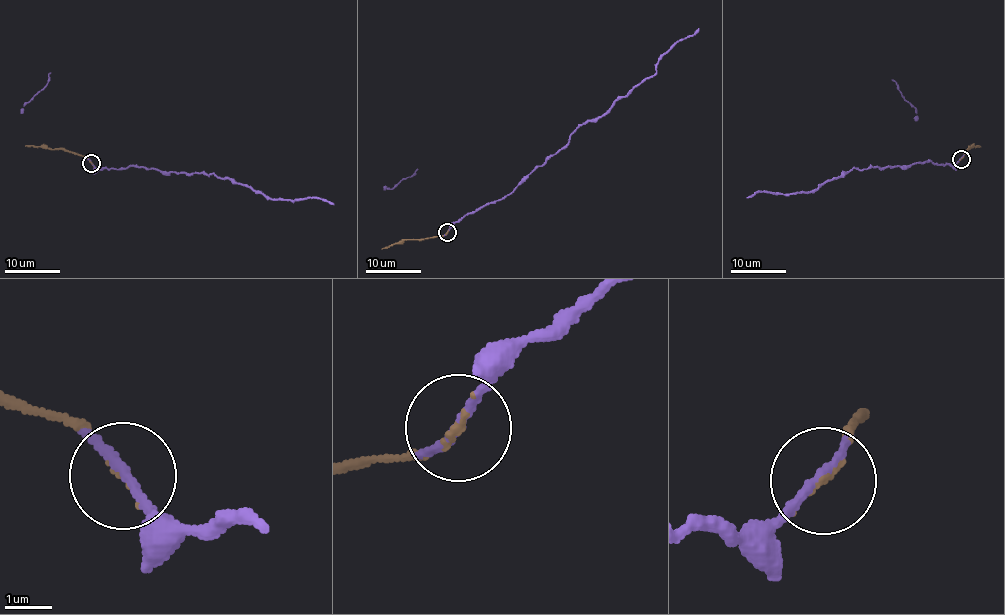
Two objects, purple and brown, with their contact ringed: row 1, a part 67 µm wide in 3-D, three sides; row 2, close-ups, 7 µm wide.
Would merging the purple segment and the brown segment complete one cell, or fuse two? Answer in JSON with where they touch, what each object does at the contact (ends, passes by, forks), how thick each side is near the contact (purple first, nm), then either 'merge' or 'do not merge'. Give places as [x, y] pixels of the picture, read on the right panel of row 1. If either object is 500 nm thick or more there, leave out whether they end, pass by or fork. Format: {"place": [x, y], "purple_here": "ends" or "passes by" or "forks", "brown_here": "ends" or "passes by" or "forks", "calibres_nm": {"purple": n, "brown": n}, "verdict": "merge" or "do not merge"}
{"place": [961, 159], "purple_here": "passes by", "brown_here": "ends", "calibres_nm": {"purple": 200, "brown": 110}, "verdict": "merge"}

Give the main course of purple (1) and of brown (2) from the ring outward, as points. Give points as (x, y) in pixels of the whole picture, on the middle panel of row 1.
1: (447, 233), (463, 216), (509, 195), (580, 125), (601, 117), (652, 76), (658, 60), (699, 27)
2: (447, 233), (442, 236), (405, 239), (382, 249)

